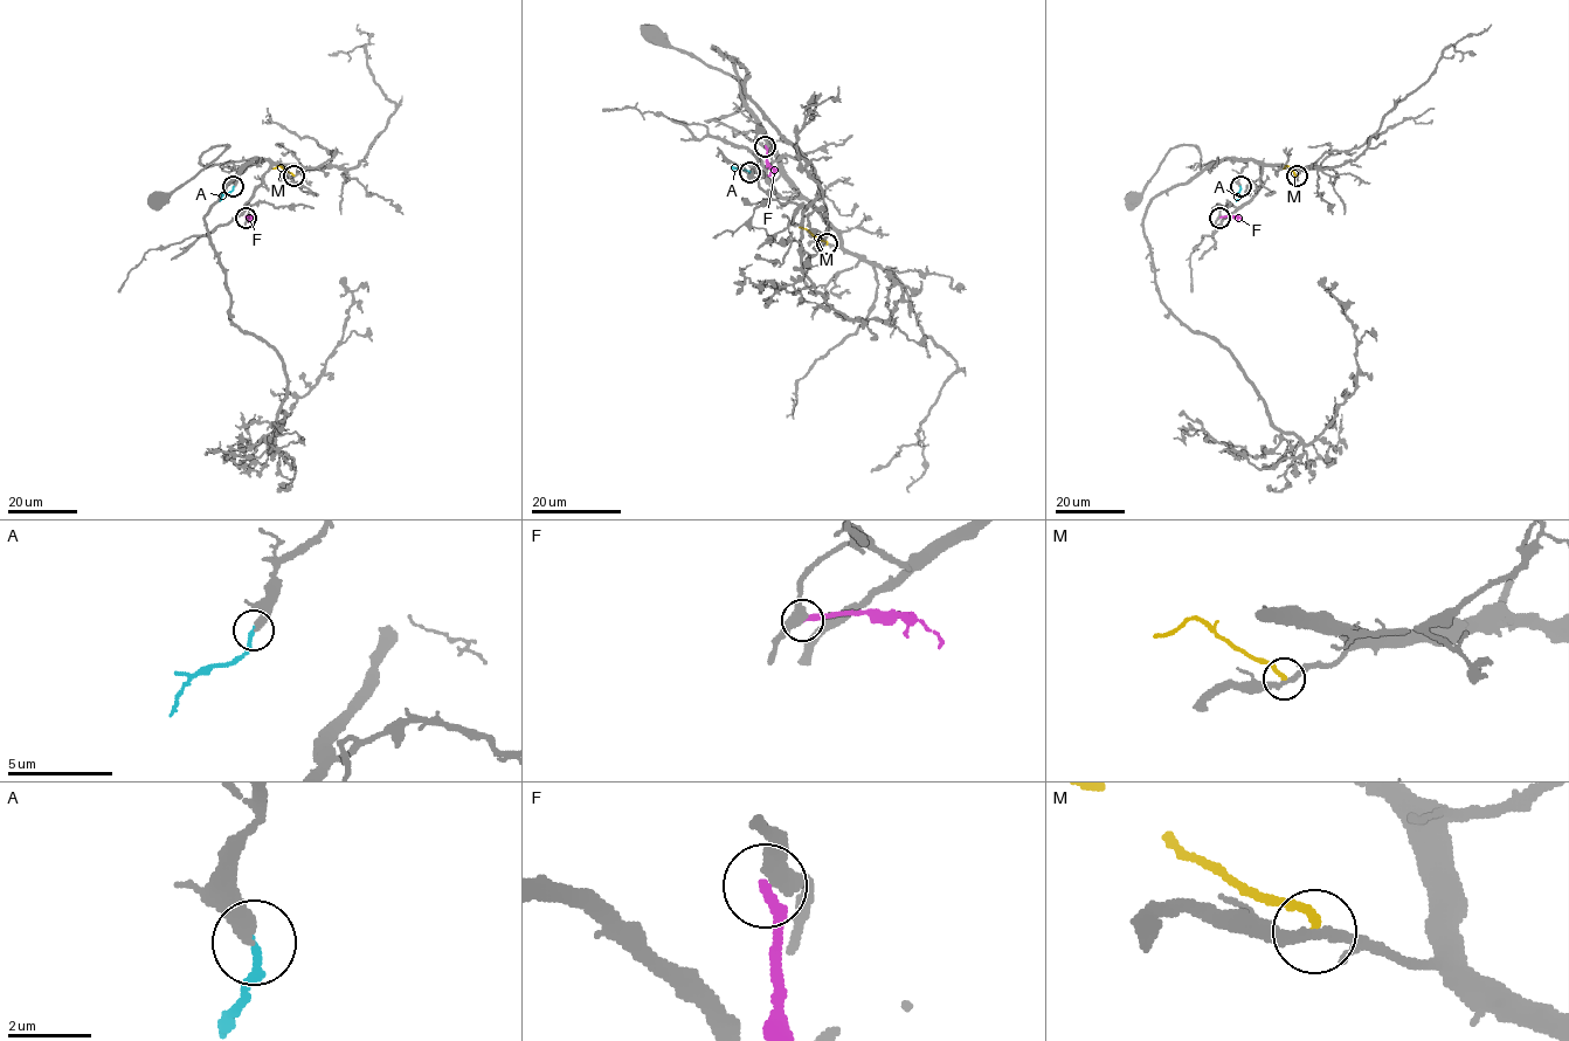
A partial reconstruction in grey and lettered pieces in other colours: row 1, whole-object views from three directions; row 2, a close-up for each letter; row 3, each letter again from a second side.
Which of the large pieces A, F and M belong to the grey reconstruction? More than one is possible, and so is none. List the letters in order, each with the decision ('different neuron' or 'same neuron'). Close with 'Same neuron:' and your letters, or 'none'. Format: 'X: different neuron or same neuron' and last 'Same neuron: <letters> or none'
A: same neuron
F: different neuron
M: different neuron
Same neuron: A

